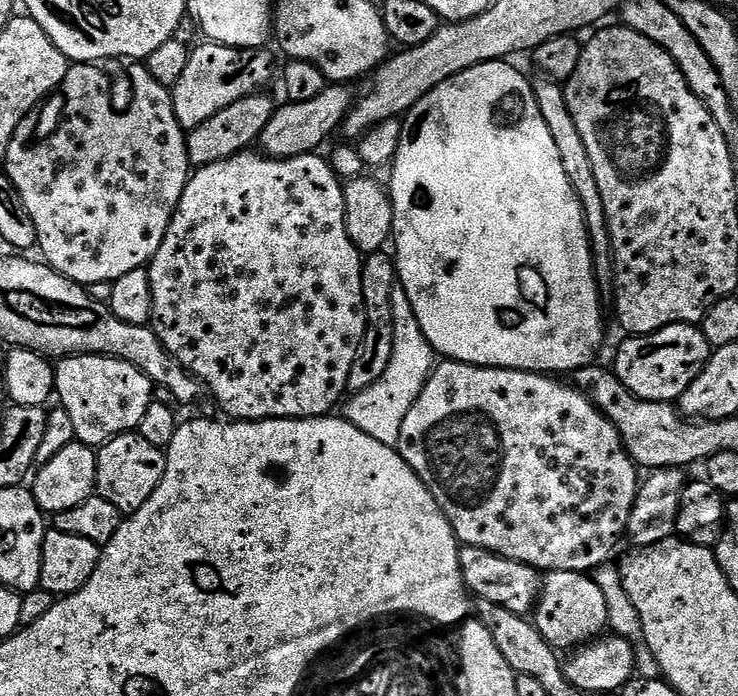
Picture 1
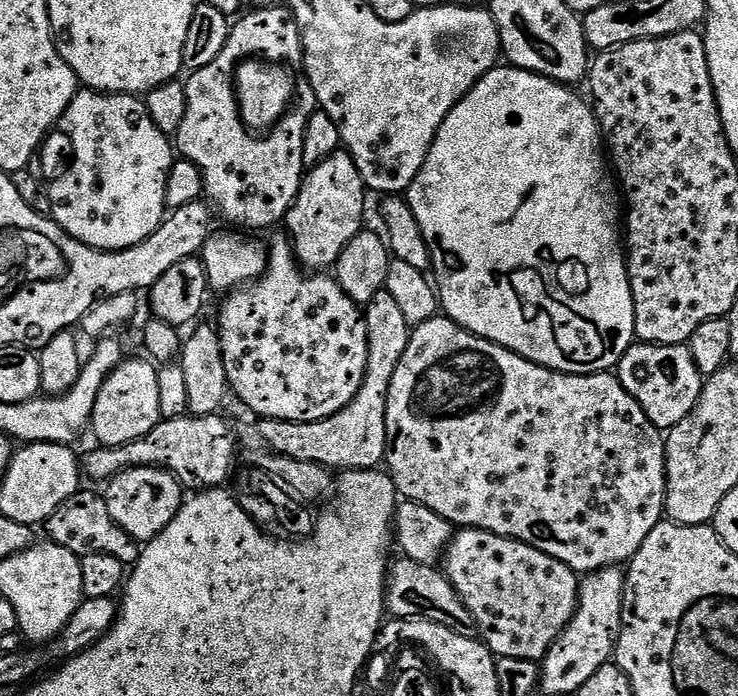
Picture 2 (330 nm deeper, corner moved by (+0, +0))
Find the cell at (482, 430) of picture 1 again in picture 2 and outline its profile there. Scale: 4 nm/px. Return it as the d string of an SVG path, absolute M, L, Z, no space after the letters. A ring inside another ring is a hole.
M443 314L436 315L430 322L422 322L413 327L412 337L406 346L406 354L402 354L402 362L398 362L398 370L394 370L394 378L390 378L390 394L386 402L386 454L384 455L384 464L386 465L388 475L391 476L394 482L397 493L399 493L404 500L413 500L422 506L427 506L429 510L434 510L434 514L442 514L442 518L446 518L446 522L450 522L457 529L477 528L478 530L486 530L490 534L498 534L499 536L510 538L511 540L517 540L523 544L529 544L530 546L534 546L534 550L542 550L542 554L550 554L550 558L562 562L567 568L571 568L572 571L577 574L597 572L599 568L627 565L633 554L638 550L638 546L642 546L642 542L646 542L646 534L650 534L650 530L654 530L654 526L658 526L665 519L665 443L665 433L652 425L650 418L646 418L642 406L638 406L638 402L625 388L623 388L615 375L607 372L595 372L593 376L571 376L565 372L555 372L549 368L543 368L541 364L530 362L526 358L522 358L518 354L514 354L510 350L506 350L494 342L484 340L480 336L473 334L473 332L467 332L466 329L462 326L458 326Z

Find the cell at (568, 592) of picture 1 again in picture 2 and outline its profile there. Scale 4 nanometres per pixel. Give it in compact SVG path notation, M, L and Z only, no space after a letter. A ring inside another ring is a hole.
M459 529L444 553L442 571L462 598L466 610L474 614L479 639L483 640L484 645L497 658L505 656L543 661L550 646L574 618L576 605L580 603L581 581L571 568L550 558L550 554L542 554L542 550L534 550L534 546L490 534L486 530Z

